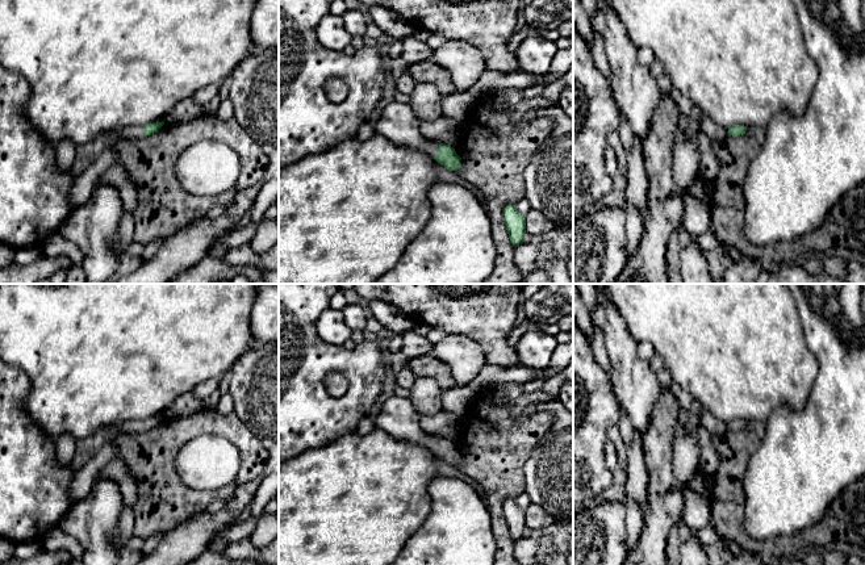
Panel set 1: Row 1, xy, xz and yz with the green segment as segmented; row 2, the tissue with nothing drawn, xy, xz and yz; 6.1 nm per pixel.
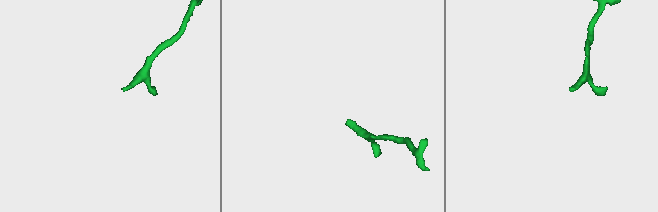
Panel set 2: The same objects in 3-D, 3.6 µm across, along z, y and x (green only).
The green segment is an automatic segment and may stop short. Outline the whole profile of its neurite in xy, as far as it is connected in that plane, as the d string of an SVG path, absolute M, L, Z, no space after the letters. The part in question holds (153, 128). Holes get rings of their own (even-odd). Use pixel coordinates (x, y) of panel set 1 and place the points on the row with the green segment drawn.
M164 121L147 124L145 126L134 125L134 126L129 126L129 127L112 130L103 135L118 137L118 138L143 138L146 135L151 135L151 134L156 133L163 125L164 125Z

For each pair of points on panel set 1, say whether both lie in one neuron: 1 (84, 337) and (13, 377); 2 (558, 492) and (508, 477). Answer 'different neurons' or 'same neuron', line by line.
1: different neurons
2: different neurons

